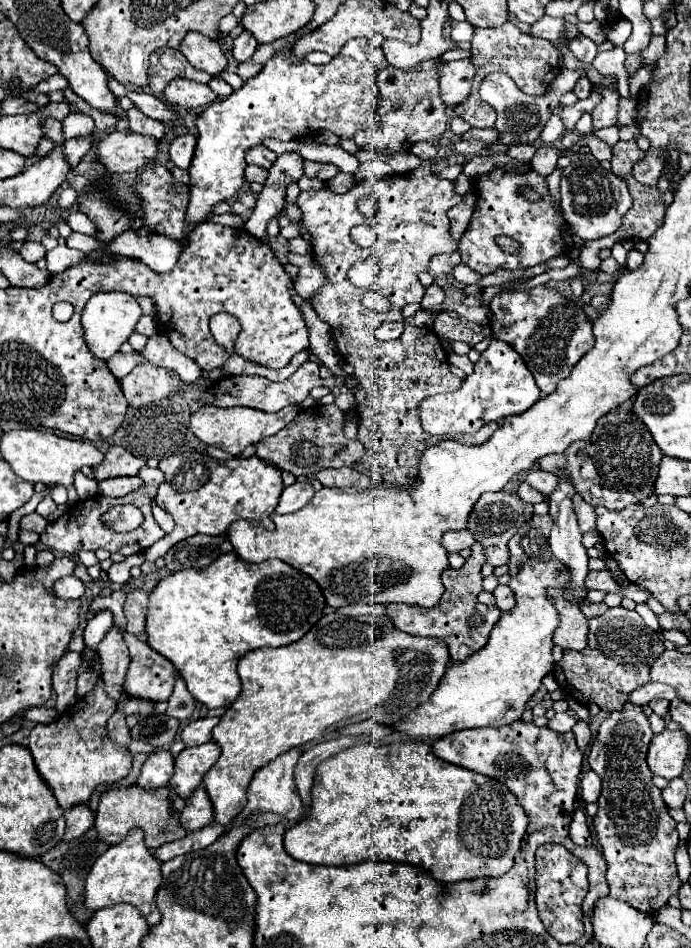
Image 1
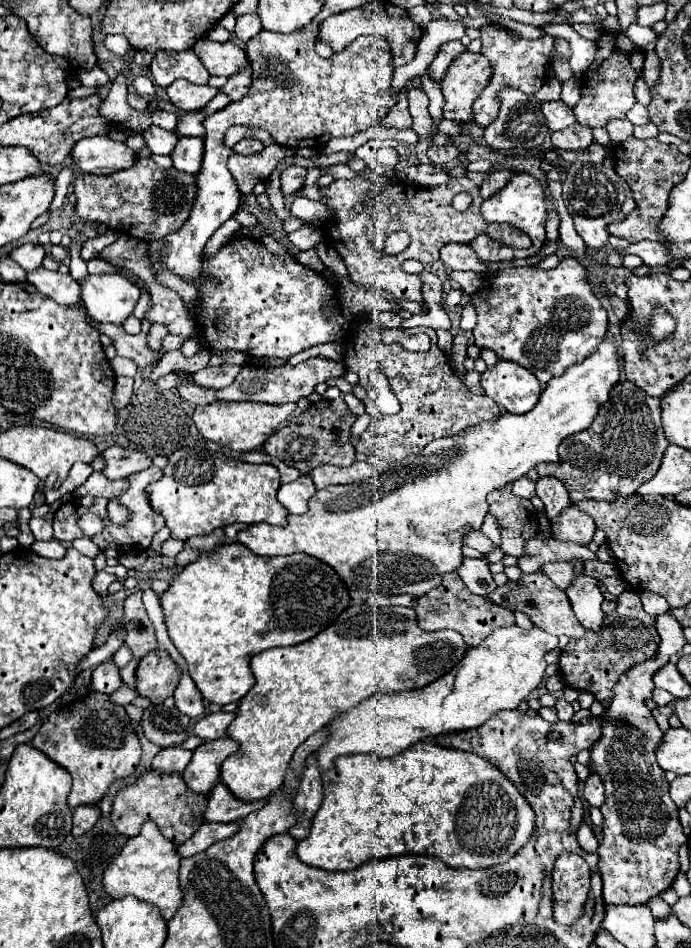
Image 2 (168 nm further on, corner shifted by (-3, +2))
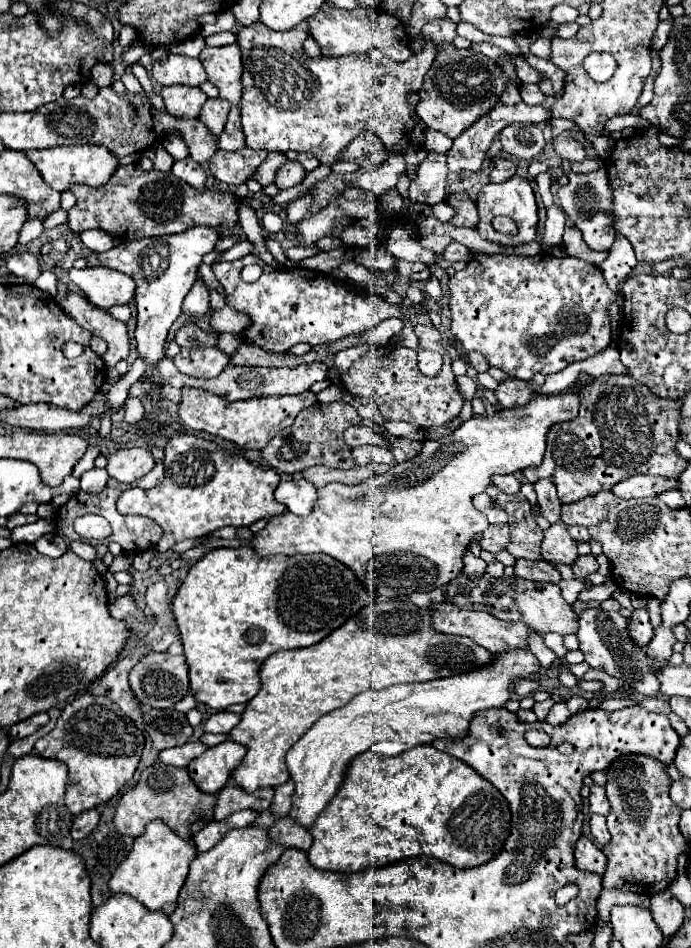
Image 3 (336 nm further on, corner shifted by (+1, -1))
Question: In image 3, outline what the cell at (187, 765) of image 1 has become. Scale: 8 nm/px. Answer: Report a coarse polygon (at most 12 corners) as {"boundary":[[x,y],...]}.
{"boundary":[[221,742],[189,764],[203,792],[217,794],[247,748]]}

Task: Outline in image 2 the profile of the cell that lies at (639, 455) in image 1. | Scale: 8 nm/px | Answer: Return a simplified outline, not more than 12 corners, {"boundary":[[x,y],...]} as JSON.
{"boundary":[[631,381],[559,461],[573,503],[613,503],[655,477],[667,445],[659,399]]}

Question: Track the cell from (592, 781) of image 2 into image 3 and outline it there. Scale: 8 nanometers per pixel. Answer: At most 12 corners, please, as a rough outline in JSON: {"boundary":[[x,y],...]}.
{"boundary":[[591,786],[591,812],[607,816],[611,804],[605,788]]}

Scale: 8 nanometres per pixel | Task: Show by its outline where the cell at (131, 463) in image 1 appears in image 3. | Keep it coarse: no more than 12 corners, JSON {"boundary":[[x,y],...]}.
{"boundary":[[145,448],[117,450],[107,456],[111,478],[131,484],[155,460]]}

